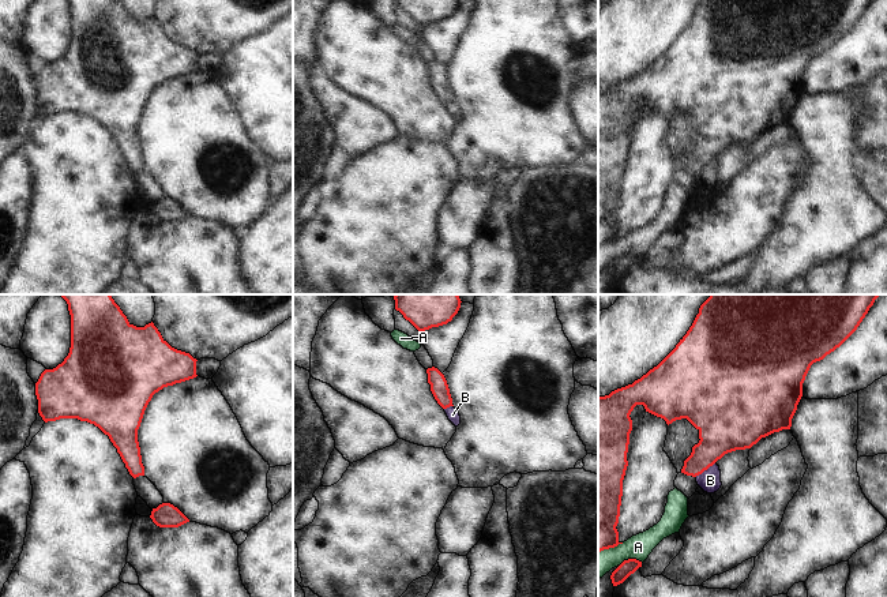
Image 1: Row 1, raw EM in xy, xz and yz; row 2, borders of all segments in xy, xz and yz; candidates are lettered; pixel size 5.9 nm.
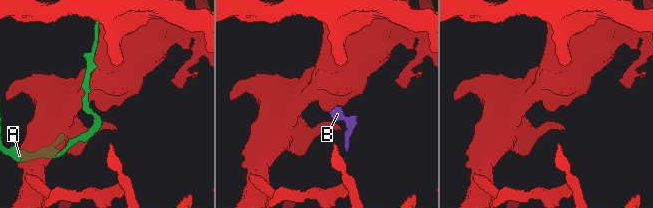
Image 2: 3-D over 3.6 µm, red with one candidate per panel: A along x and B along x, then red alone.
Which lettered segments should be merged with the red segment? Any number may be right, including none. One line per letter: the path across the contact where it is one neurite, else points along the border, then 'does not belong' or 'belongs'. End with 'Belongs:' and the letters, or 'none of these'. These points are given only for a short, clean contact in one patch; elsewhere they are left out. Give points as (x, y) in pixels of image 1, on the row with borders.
A: does not belong
B: border yz (714, 462), (695, 476); does not belong
Belongs: none of these

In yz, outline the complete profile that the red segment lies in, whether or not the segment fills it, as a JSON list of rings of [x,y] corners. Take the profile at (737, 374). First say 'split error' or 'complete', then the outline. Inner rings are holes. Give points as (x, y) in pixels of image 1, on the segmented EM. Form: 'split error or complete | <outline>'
complete | [[[710,294],[710,297],[700,305],[699,313],[687,334],[657,367],[650,369],[632,384],[617,388],[605,397],[598,395],[598,553],[604,549],[614,548],[619,544],[623,544],[619,541],[619,532],[616,526],[620,517],[623,480],[628,466],[627,453],[629,433],[632,431],[632,420],[629,414],[636,405],[643,405],[646,412],[664,418],[668,425],[676,420],[687,418],[699,431],[700,440],[692,447],[692,453],[684,461],[684,466],[681,469],[681,473],[696,477],[713,466],[725,454],[736,450],[751,448],[762,438],[782,429],[790,429],[792,418],[803,397],[803,383],[811,365],[823,360],[827,354],[839,348],[857,330],[879,296],[882,294]]]

